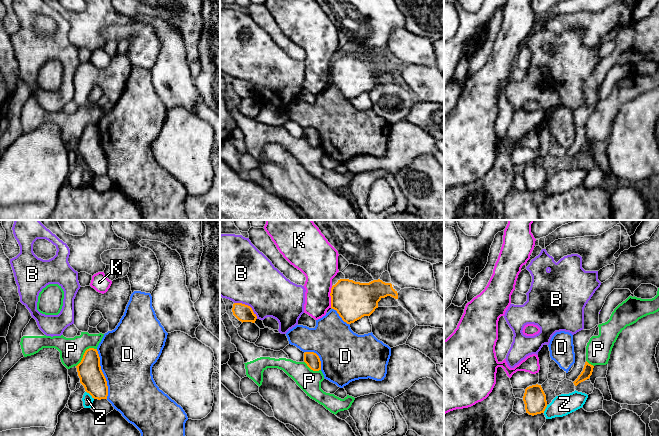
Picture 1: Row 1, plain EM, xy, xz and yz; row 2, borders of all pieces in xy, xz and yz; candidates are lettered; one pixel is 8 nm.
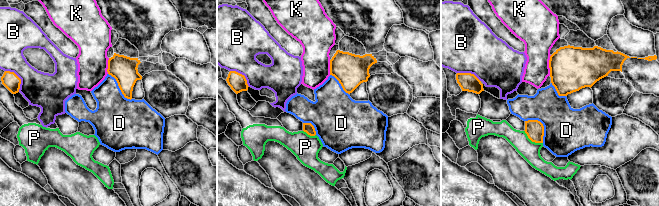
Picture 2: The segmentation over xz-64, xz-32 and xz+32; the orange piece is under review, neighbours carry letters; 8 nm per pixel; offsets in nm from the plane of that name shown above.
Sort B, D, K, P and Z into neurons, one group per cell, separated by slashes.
B / D / K / P / Z

